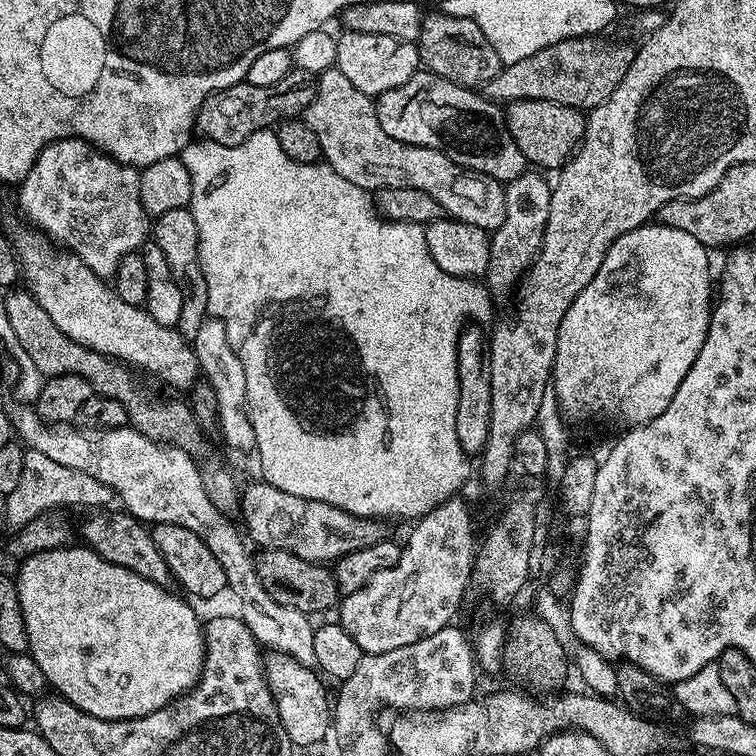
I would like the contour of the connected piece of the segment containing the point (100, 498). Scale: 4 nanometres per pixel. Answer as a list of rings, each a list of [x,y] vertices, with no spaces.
[[[31,450],[25,451],[24,457],[22,458],[22,474],[20,475],[18,486],[14,486],[14,490],[10,490],[10,494],[8,496],[3,497],[2,507],[6,510],[6,522],[8,523],[8,528],[12,530],[18,530],[22,526],[26,526],[26,522],[34,522],[34,518],[38,518],[39,516],[51,513],[53,510],[60,510],[56,508],[64,507],[64,508],[88,508],[84,510],[100,510],[105,507],[104,504],[108,500],[108,496],[110,497],[110,490],[106,487],[102,482],[98,482],[98,478],[90,478],[90,474],[82,474],[82,470],[70,470],[70,466],[62,466],[58,462],[54,462],[51,458],[46,458],[46,454],[38,454],[37,452],[33,452]]]

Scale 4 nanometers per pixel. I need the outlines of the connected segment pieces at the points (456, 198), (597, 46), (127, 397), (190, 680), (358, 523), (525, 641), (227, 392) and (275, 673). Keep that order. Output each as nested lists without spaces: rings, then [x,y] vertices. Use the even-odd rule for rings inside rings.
[[[328,68],[319,73],[317,80],[320,81],[316,84],[316,92],[314,88],[303,109],[302,119],[314,134],[318,134],[323,159],[338,170],[346,182],[354,182],[354,186],[369,190],[411,186],[430,194],[430,198],[442,206],[445,217],[478,226],[489,234],[502,226],[502,218],[506,218],[506,194],[501,181],[458,166],[438,150],[390,138],[390,134],[382,130],[382,122],[378,122],[373,97],[362,94],[362,90],[346,79],[342,70]]]
[[[599,35],[566,38],[562,42],[554,42],[554,46],[546,46],[546,50],[538,50],[538,54],[530,54],[530,58],[522,58],[522,62],[503,65],[497,77],[483,84],[483,95],[504,106],[511,104],[513,100],[545,100],[581,110],[594,109],[602,102],[606,102],[610,94],[614,94],[634,55],[631,47],[628,49],[624,44],[607,44],[600,39],[604,38]]]
[[[12,290],[4,296],[6,315],[11,329],[18,340],[23,355],[41,372],[41,377],[74,374],[78,378],[86,378],[90,386],[99,396],[114,398],[122,402],[128,411],[128,424],[138,429],[146,438],[157,440],[160,444],[169,444],[172,448],[186,450],[194,458],[200,458],[210,445],[210,440],[199,428],[189,405],[182,399],[167,400],[164,396],[155,396],[148,388],[140,385],[140,380],[129,365],[103,352],[82,346],[74,342],[74,338],[66,338],[58,326],[50,319],[50,314],[38,306],[32,293],[27,290]],[[136,375],[136,376],[135,376]]]
[[[65,546],[36,552],[33,556],[24,556],[19,561],[20,573],[15,573],[14,579],[18,590],[18,602],[22,606],[22,618],[26,622],[26,634],[28,635],[28,652],[38,662],[45,681],[52,684],[57,693],[65,700],[70,701],[78,710],[90,714],[94,718],[103,720],[133,720],[139,716],[150,714],[162,706],[171,704],[184,693],[189,692],[194,685],[200,682],[200,671],[204,665],[204,624],[196,617],[196,612],[187,604],[189,601],[183,595],[175,596],[163,584],[155,584],[138,574],[134,570],[126,570],[126,566],[118,566],[114,562],[106,562],[106,558],[99,556],[87,546],[72,548]]]
[[[263,482],[245,487],[240,492],[239,508],[240,516],[244,519],[243,531],[257,549],[286,550],[315,564],[327,565],[354,550],[362,550],[362,546],[387,540],[390,536],[380,520],[366,520],[363,516],[355,516],[326,502],[298,498],[298,494],[286,494],[286,490],[278,490]]]
[[[520,616],[506,628],[504,642],[503,671],[517,680],[521,689],[532,694],[556,694],[565,687],[564,679],[570,672],[570,660],[565,645],[561,644],[556,632],[541,616]],[[561,687],[561,688],[560,688]]]
[[[221,320],[206,322],[194,337],[196,360],[200,364],[201,373],[217,392],[220,403],[219,435],[232,448],[244,452],[256,443],[252,423],[248,417],[248,395],[246,394],[246,374],[242,374],[242,362],[238,362],[238,354],[230,346],[230,338],[226,338],[226,326]]]
[[[268,652],[263,657],[263,662],[264,677],[270,686],[274,706],[278,706],[278,718],[282,718],[288,741],[300,749],[312,748],[315,744],[322,743],[327,736],[329,739],[333,727],[333,709],[330,707],[330,694],[328,698],[324,690],[325,681],[309,665],[281,652]]]

